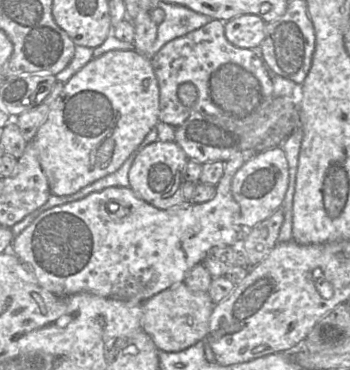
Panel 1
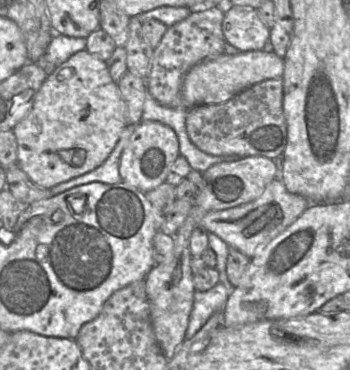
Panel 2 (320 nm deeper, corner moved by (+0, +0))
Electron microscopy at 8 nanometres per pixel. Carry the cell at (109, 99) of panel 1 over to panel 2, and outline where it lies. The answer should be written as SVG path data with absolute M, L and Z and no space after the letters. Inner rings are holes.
M86 50L78 51L47 75L32 98L29 112L13 127L17 141L17 164L36 185L51 189L99 167L126 126L126 105L106 62Z

